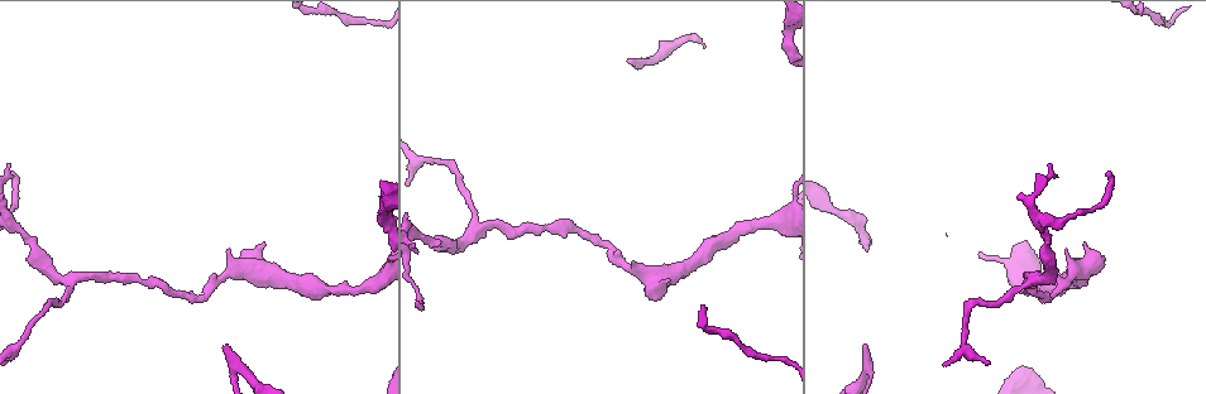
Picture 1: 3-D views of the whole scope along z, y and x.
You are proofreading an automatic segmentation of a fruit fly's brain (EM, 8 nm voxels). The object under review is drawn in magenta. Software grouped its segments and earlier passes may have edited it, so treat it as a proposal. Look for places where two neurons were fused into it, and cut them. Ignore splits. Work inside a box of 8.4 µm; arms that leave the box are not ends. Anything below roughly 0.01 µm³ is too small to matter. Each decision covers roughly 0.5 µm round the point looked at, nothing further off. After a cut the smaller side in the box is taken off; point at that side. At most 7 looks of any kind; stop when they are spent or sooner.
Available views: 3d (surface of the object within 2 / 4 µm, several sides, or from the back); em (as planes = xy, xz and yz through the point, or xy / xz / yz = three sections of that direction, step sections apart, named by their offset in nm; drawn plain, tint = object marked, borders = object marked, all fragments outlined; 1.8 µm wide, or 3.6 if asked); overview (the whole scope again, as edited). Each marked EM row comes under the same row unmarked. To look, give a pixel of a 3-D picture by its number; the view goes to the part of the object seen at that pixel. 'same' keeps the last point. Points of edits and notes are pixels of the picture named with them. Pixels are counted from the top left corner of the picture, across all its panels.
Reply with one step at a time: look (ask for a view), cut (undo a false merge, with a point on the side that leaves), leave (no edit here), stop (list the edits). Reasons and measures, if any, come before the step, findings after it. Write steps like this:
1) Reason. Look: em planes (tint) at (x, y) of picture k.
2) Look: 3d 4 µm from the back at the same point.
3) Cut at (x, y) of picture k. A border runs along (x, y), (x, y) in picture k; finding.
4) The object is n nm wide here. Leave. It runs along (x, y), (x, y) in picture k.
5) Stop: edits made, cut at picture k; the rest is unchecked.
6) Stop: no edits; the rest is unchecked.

Calibre changes. Look: 3d 4 µm from the back at (1067, 281) of picture 1.

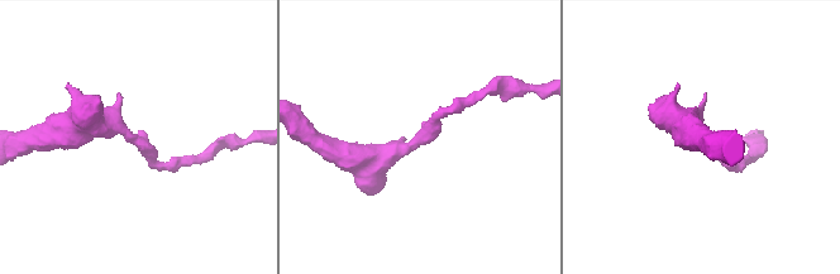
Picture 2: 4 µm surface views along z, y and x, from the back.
Shape alone is not enough. Look: em planes (tint) at (415, 143) of picture 2.

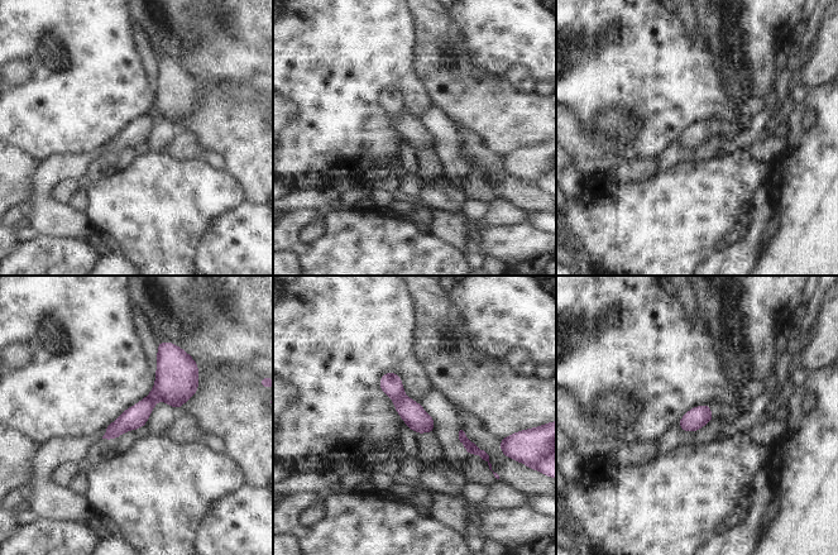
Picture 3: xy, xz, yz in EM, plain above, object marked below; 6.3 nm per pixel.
Leave. It runs along (384, 378), (398, 397), (430, 429) in picture 3; one neuron here.

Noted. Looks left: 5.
Three-way junction. Look: 3d 2 µm at (375, 283) of picture 1.

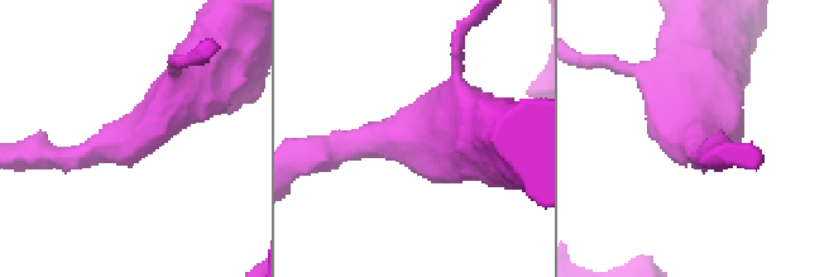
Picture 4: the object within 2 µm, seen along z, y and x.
3 arms meet here. Look: em planes (tint) at (701, 134) of picture 4.

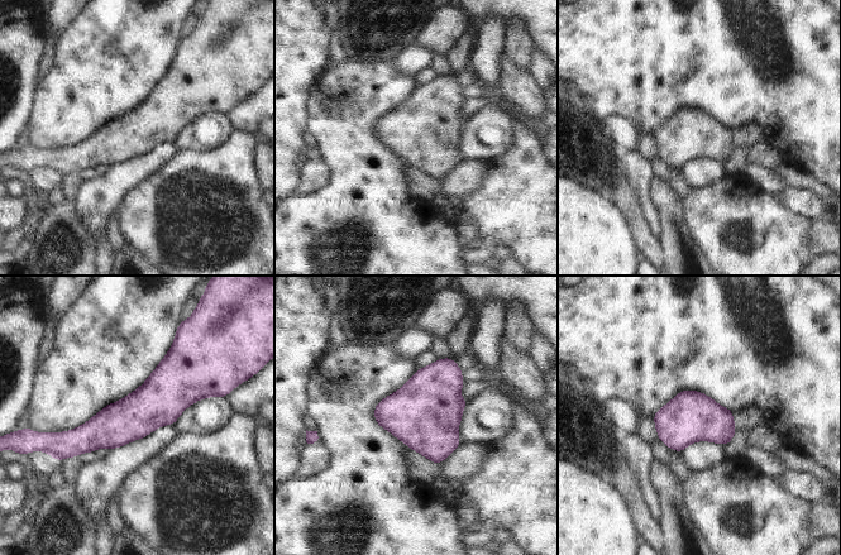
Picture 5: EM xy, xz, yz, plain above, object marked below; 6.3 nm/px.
Leave. It runs along (204, 391), (60, 436) in picture 5; all the same neuron.

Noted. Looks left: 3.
Look: 3d 4 µm at (863, 369) of picture 1.

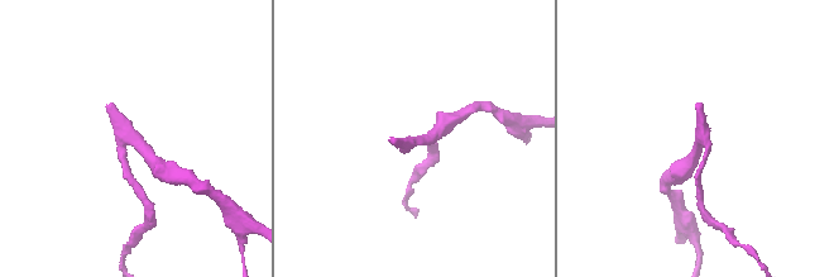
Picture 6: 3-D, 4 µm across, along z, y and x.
Need the tissue. Look: em planes (tint) at (130, 138) of picture 6.

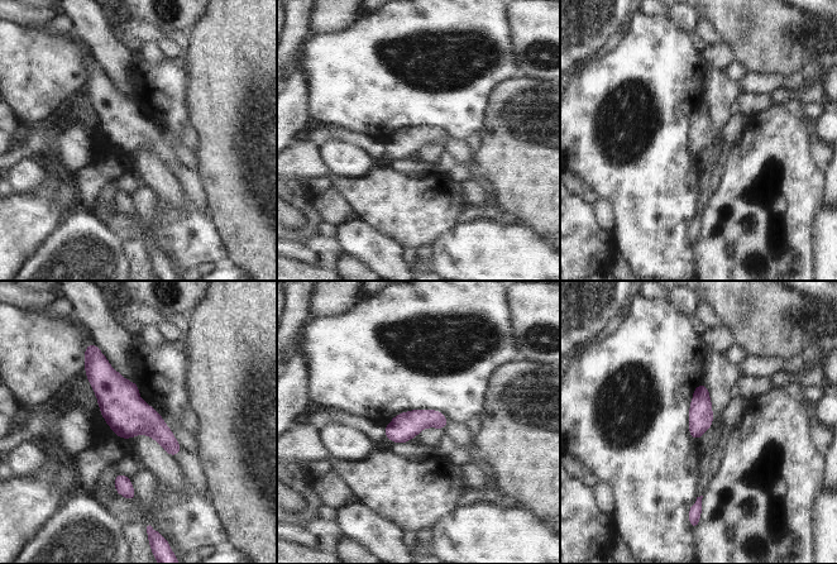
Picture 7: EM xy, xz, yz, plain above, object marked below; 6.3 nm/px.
The object is 160 nm wide here. Leave. It runs along (96, 358), (100, 374), (173, 452) in picture 7; one neuron here.

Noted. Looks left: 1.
Stop: no edits; the rest is unchecked.

